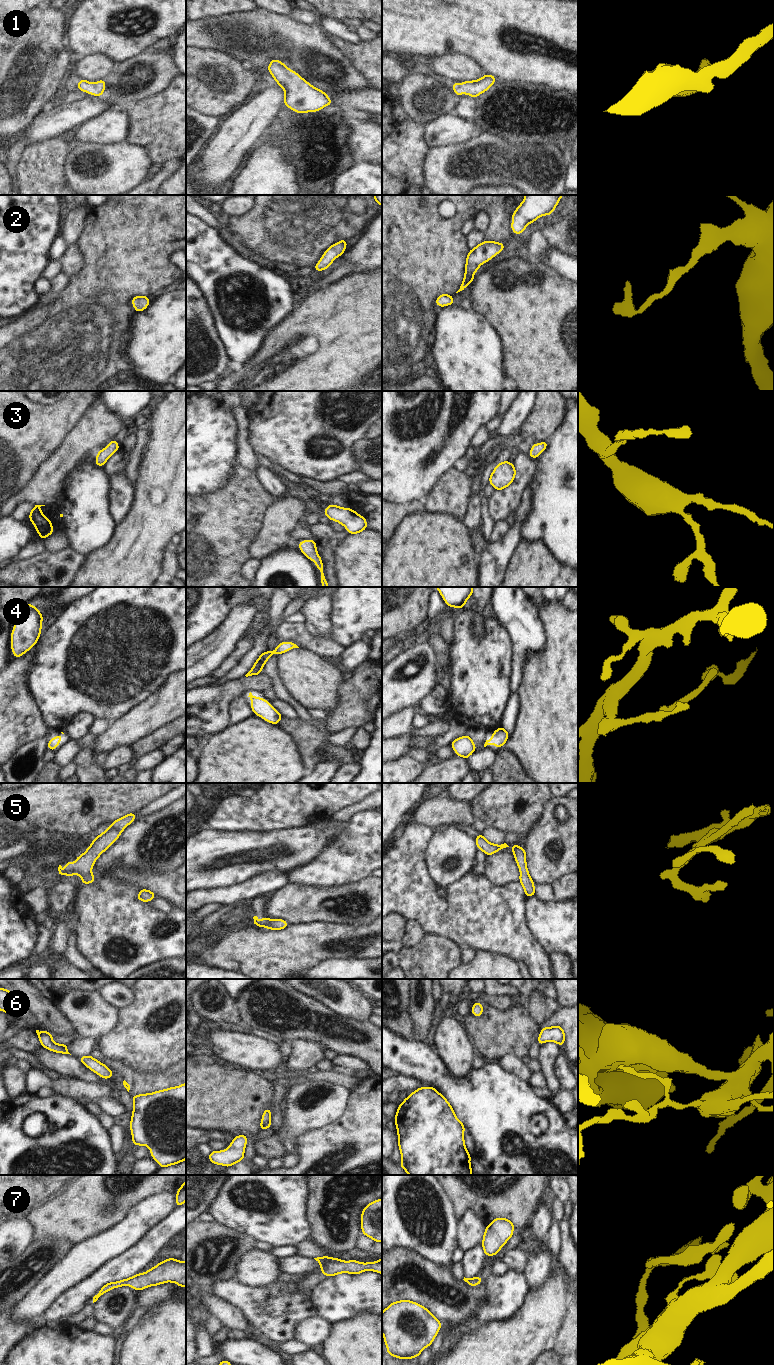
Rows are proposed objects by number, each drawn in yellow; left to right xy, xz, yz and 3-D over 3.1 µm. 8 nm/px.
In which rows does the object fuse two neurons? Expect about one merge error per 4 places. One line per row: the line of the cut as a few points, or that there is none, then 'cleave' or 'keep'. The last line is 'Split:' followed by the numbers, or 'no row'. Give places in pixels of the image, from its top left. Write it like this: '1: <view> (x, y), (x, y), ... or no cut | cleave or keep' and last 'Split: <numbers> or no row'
1: no cut | keep
2: no cut | keep
3: no cut | keep
4: no cut | keep
5: no cut | keep
6: no cut | keep
7: no cut | keep
Split: no row

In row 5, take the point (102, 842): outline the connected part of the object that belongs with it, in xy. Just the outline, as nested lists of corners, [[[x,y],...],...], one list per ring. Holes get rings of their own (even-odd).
[[[129,813],[128,815],[117,819],[112,822],[111,826],[97,836],[89,846],[89,848],[80,856],[76,857],[76,863],[71,861],[66,862],[64,872],[67,876],[74,874],[81,876],[81,883],[90,884],[97,878],[91,873],[93,865],[97,858],[108,849],[121,835],[121,832],[132,823],[135,818],[135,813]]]

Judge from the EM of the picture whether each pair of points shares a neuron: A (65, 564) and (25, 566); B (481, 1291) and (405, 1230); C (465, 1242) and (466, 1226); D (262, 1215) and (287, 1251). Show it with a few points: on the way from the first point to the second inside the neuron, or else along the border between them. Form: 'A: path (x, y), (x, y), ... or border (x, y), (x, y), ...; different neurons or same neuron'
A: path (55, 566), (35, 566); same neuron
B: border (426, 1259), (450, 1266); different neurons
C: path (466, 1238), (466, 1230); same neuron
D: border (295, 1245), (278, 1245), (273, 1247); different neurons

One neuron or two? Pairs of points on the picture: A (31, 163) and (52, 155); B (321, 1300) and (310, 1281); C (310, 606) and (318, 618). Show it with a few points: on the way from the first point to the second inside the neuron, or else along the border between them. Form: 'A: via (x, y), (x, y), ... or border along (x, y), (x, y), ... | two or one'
A: via (36, 163), (41, 163), (47, 157) | one
B: border along (322, 1282), (310, 1292) | two
C: via (313, 609), (318, 615) | one

